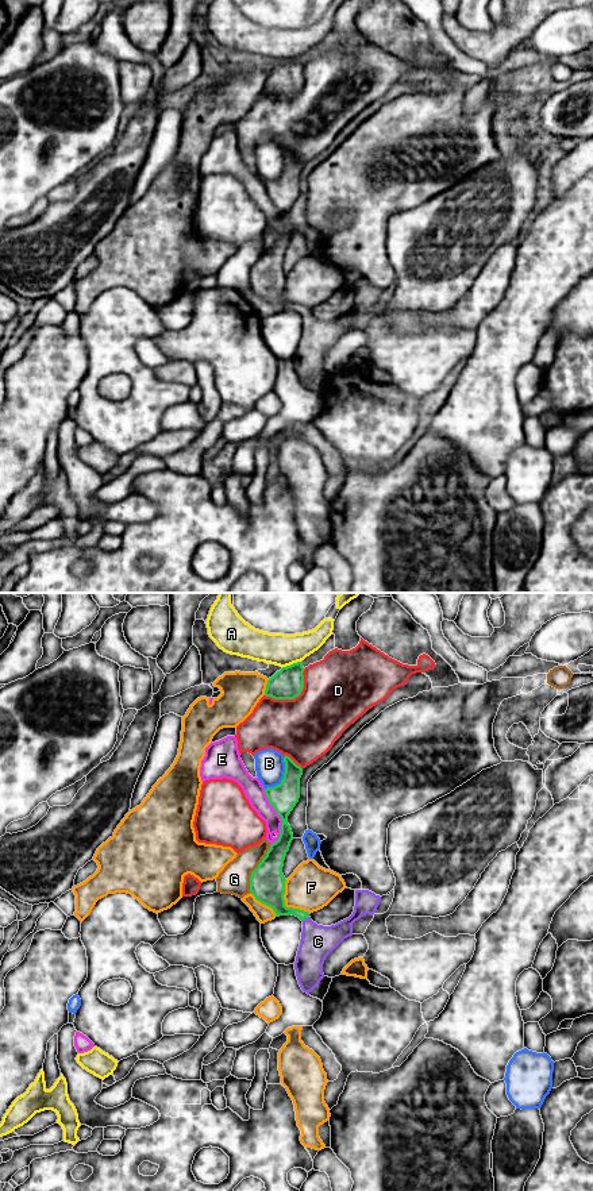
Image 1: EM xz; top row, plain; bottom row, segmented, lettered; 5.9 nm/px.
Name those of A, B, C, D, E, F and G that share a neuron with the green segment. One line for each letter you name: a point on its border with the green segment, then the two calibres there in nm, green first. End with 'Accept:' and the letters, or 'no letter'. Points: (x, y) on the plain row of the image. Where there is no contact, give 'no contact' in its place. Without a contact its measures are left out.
C: xz (305, 312) | 140/200 nm
Accept: C

